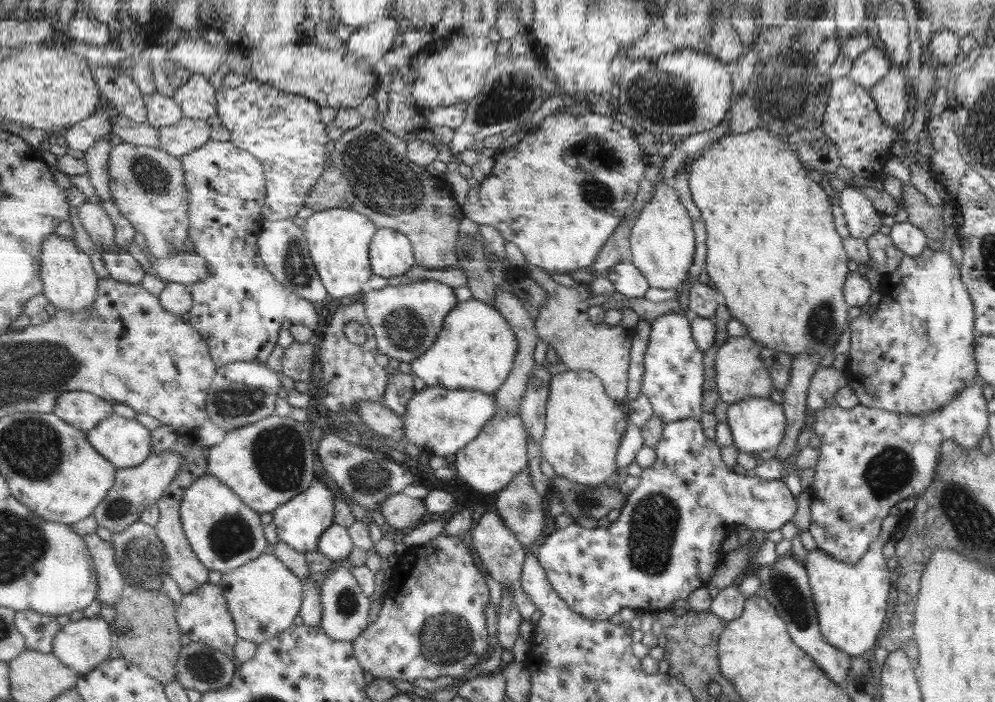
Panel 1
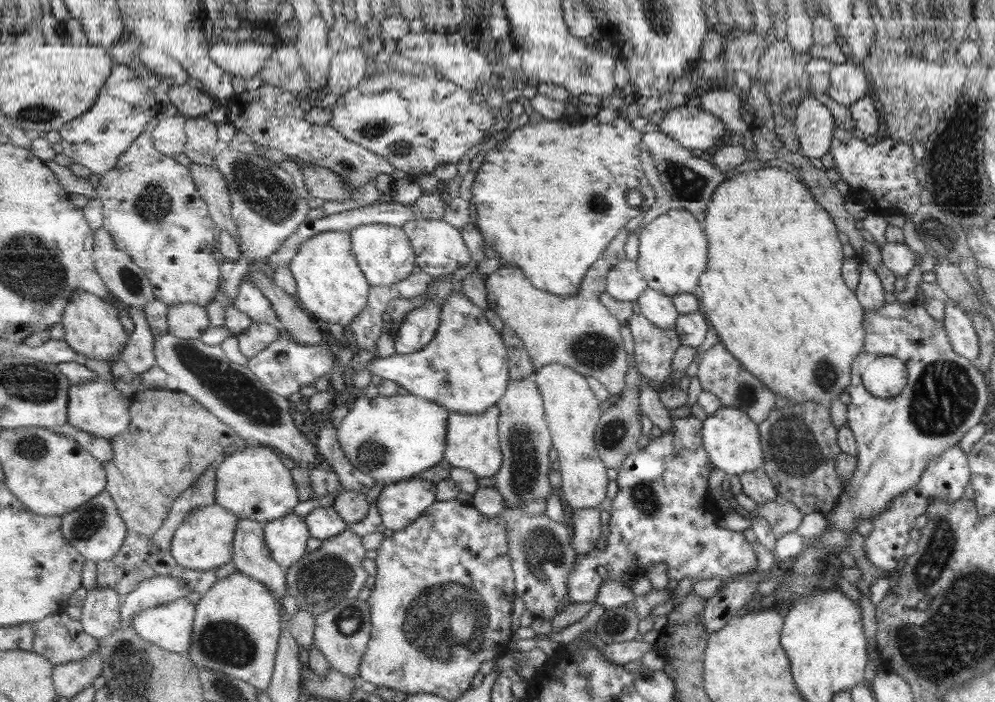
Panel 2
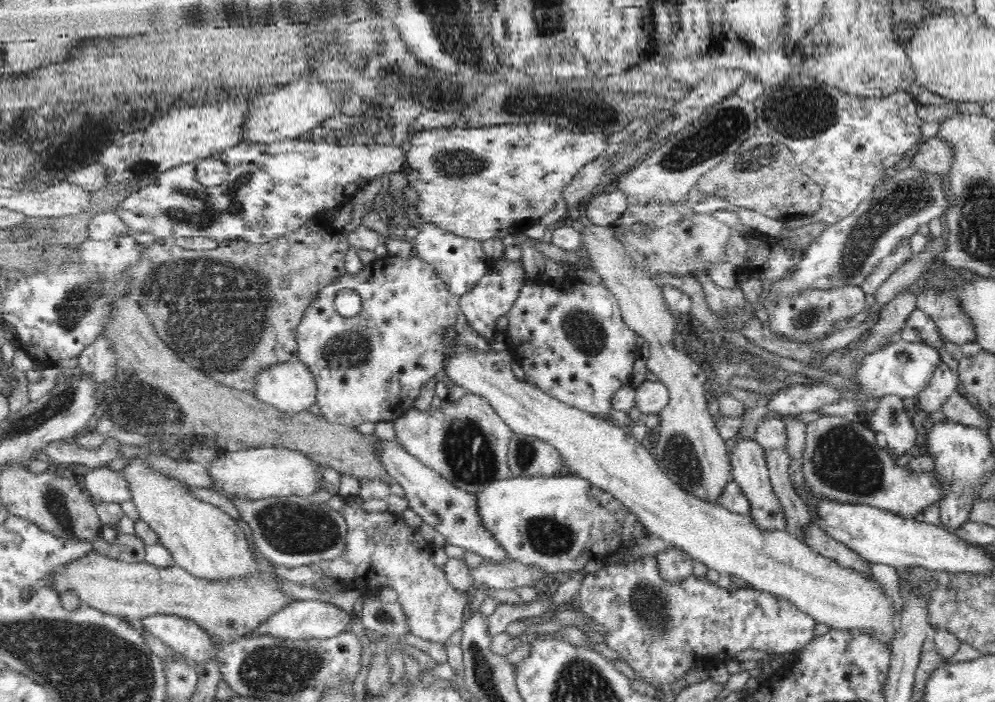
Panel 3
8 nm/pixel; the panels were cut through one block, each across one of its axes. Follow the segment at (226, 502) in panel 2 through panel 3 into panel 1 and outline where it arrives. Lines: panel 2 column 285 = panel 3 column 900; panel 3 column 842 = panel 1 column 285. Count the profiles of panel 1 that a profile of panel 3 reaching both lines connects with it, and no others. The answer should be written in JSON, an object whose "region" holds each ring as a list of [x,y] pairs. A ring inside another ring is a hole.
{"region":[[[275,415],[255,424],[227,432],[223,442],[209,448],[209,452],[206,452],[208,472],[230,486],[231,490],[234,490],[253,510],[259,513],[272,513],[298,494],[305,492],[316,479],[315,457],[318,454],[313,452],[313,444],[311,444],[311,436],[309,436],[310,429],[309,423],[297,422],[290,416]]]}

